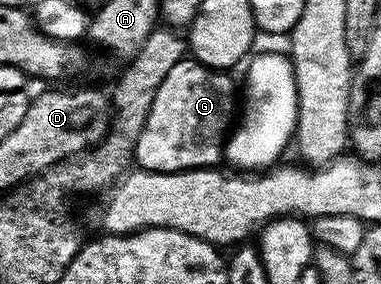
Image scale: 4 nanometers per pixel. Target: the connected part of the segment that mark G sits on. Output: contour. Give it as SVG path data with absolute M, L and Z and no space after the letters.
M184 56L159 84L150 106L145 127L137 142L136 165L157 174L176 174L182 170L203 170L218 165L225 153L229 121L233 118L233 82L224 70L211 70L192 56Z

